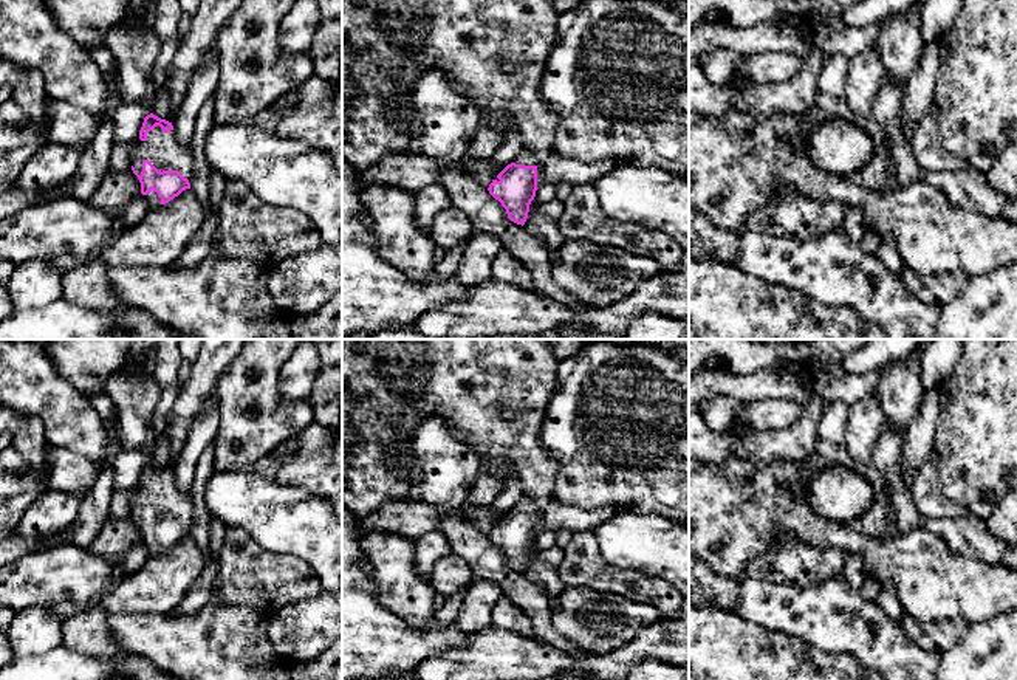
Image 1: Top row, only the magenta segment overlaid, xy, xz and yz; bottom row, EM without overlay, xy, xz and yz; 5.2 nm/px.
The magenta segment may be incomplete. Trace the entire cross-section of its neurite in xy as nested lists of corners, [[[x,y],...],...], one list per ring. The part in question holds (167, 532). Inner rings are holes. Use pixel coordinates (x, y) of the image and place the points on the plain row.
[[[121,369],[107,379],[105,393],[115,406],[108,428],[116,448],[147,452],[147,463],[135,485],[132,517],[149,555],[155,556],[190,536],[195,511],[192,494],[181,493],[172,469],[155,462],[159,434],[153,429],[153,415],[161,389],[153,378]]]

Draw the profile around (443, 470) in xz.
[[[440,417],[429,418],[415,432],[409,448],[389,454],[395,463],[401,455],[412,458],[410,502],[433,505],[443,520],[438,531],[447,539],[450,553],[460,556],[475,579],[495,582],[532,623],[532,637],[556,649],[584,655],[574,643],[559,635],[551,621],[551,606],[543,587],[508,565],[506,556],[488,534],[460,514],[480,472],[480,457],[472,445],[455,437]]]

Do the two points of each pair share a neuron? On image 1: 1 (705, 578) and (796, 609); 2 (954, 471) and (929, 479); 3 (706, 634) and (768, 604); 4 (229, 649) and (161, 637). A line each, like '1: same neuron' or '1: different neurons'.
1: different neurons
2: different neurons
3: different neurons
4: same neuron

